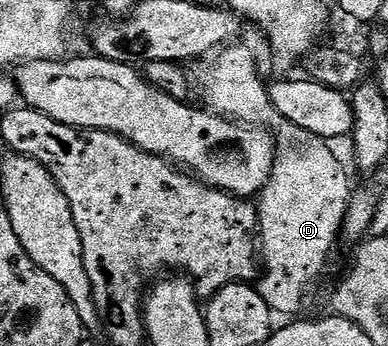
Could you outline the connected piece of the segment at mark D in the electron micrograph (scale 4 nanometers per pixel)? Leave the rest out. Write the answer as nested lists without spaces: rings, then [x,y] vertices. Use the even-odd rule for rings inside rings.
[[[226,46],[216,56],[217,72],[210,77],[209,83],[202,85],[200,102],[213,114],[221,115],[224,119],[232,119],[234,123],[268,129],[275,140],[273,172],[269,183],[261,190],[255,203],[259,228],[259,255],[263,260],[259,290],[263,301],[267,301],[267,305],[274,313],[278,316],[293,317],[296,316],[293,314],[304,305],[309,290],[317,283],[317,278],[324,273],[325,266],[329,263],[329,254],[332,253],[337,238],[339,240],[342,238],[351,194],[349,175],[326,140],[320,139],[315,133],[307,133],[299,129],[299,125],[291,125],[291,121],[287,121],[277,112],[275,105],[271,105],[266,80],[261,80],[261,75],[257,72],[252,49],[237,46]]]

